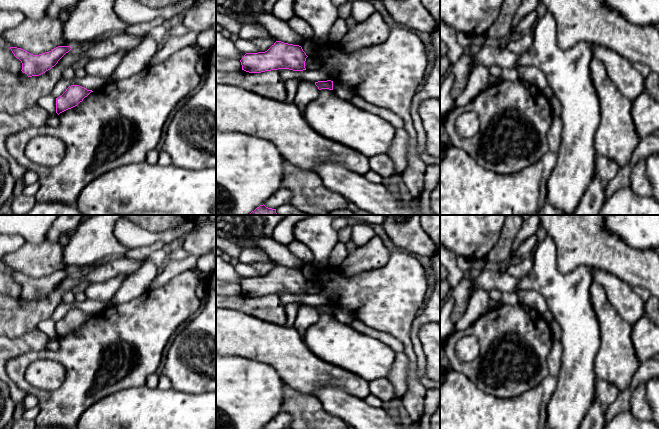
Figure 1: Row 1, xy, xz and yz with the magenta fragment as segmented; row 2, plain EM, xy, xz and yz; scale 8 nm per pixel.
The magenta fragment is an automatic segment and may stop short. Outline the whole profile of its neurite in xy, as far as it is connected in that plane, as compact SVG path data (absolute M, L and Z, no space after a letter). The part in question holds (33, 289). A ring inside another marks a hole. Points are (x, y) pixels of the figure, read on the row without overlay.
M58 270L49 276L33 279L21 272L10 271L14 280L22 287L22 296L28 301L39 300L54 291L72 271Z

